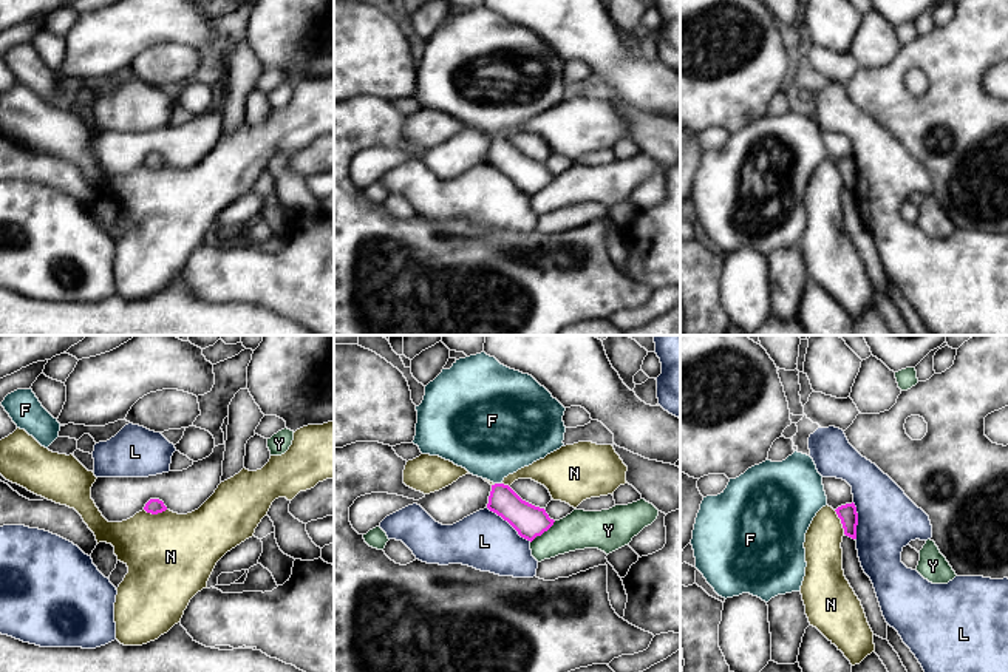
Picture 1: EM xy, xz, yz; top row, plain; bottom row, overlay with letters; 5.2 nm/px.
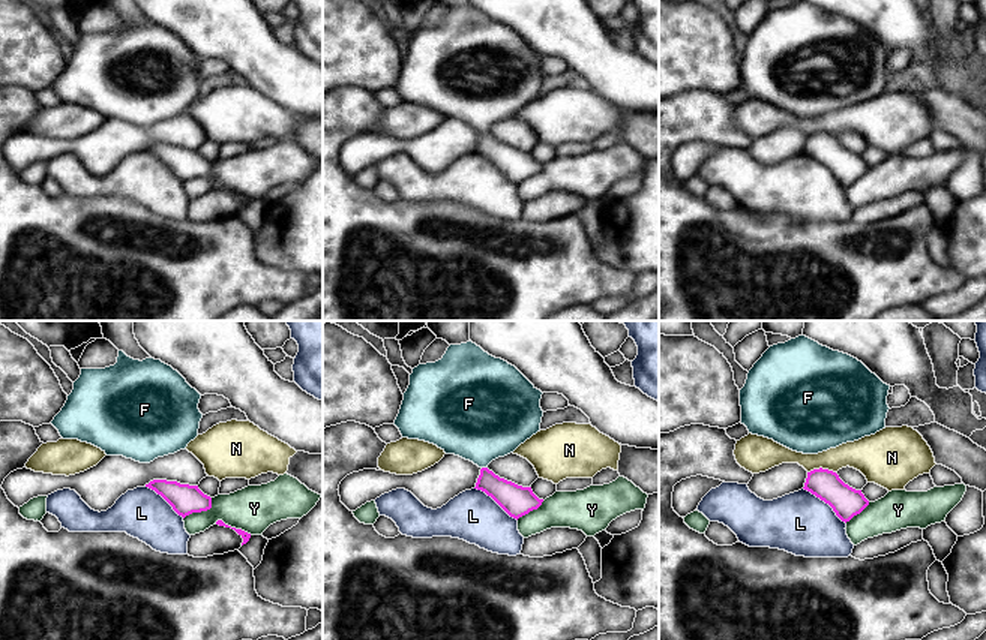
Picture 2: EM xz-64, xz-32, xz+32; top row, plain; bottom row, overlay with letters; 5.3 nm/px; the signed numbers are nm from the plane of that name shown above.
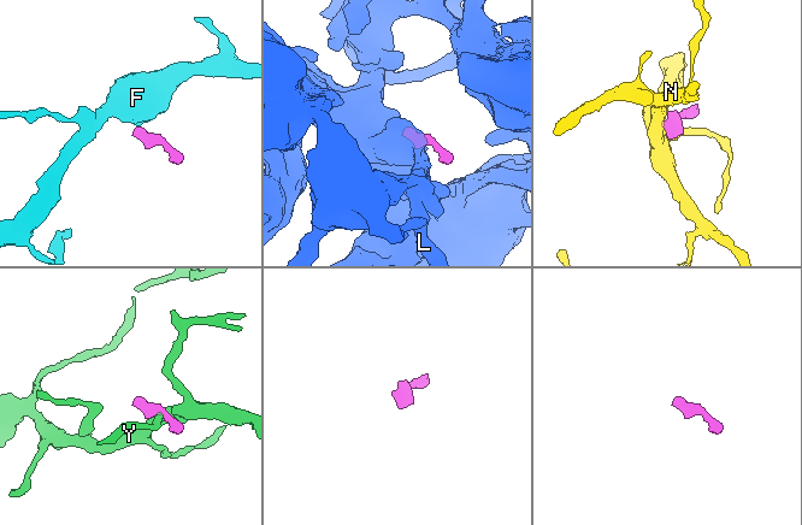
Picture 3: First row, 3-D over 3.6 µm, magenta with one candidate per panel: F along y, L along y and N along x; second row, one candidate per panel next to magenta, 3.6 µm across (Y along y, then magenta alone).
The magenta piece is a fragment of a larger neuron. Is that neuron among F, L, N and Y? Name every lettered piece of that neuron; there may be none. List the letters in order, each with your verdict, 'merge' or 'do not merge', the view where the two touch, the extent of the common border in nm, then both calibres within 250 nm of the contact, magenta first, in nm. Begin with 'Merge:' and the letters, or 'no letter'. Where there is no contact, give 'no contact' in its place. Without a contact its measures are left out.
Merge: F
F: merge; meets magenta in xz; contact 40 nm long; 170 nm thick on the magenta side, 440 nm on the other
L: do not merge; meets magenta in xz; contact 300 nm long; 170 nm thick on the magenta side, 300 nm on the other
N: do not merge; meets magenta in yz; contact 140 nm long; 100 nm thick on the magenta side, 190 nm on the other
Y: do not merge; meets magenta in xz; contact 180 nm long; 170 nm thick on the magenta side, 200 nm on the other

